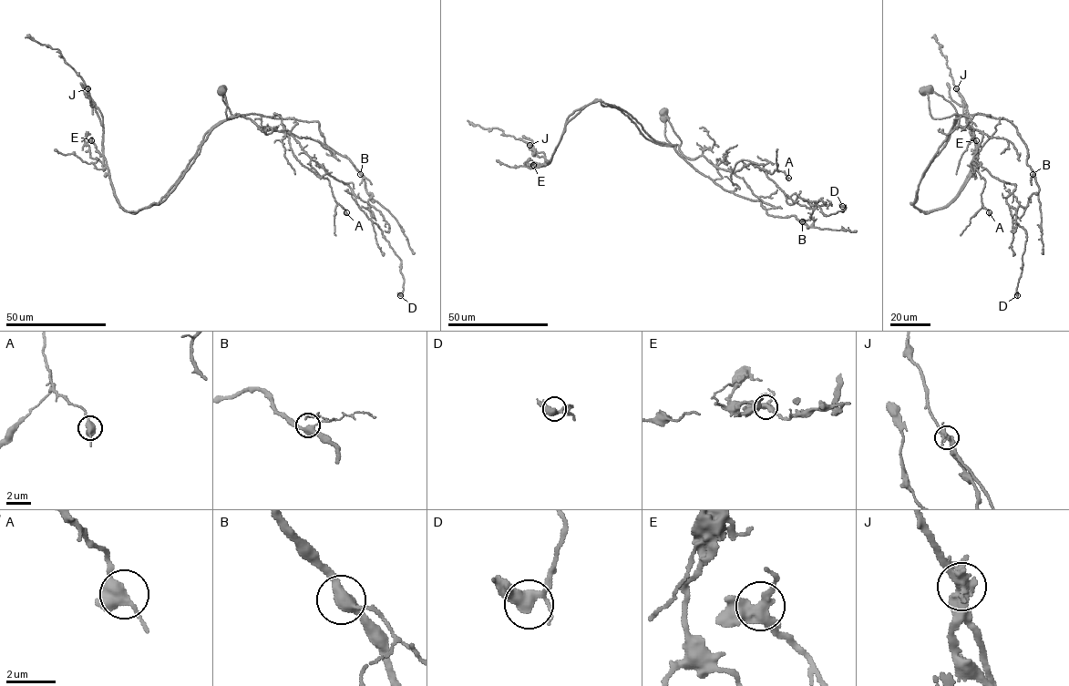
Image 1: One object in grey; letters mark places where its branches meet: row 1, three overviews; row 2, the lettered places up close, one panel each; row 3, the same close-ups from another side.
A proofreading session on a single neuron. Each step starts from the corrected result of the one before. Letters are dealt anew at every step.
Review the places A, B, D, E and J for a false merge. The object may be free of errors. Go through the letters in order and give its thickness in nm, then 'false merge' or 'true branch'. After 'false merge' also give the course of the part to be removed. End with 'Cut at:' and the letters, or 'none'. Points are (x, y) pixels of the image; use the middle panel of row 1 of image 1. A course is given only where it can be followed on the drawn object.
A: calibre 400 nm; true branch
B: calibre 360 nm; true branch
D: calibre 380 nm; true branch
E: calibre 380 nm; true branch
J: calibre 380 nm; false merge; course (529, 146), (545, 165), (567, 117), (599, 99), (686, 157), (754, 162), (790, 204), (825, 215), (839, 204)
Cut at: J

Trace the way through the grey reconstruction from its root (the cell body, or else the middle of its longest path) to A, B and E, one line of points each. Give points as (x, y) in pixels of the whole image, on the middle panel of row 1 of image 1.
A: (662, 113), (666, 138), (686, 157), (703, 156), (717, 168), (734, 171), (753, 162), (788, 178)
B: (662, 113), (666, 138), (699, 172), (726, 190), (760, 199), (768, 215), (794, 215), (802, 221)
E: (662, 113), (673, 147), (648, 140), (619, 109), (591, 103), (566, 124), (548, 162), (533, 165)

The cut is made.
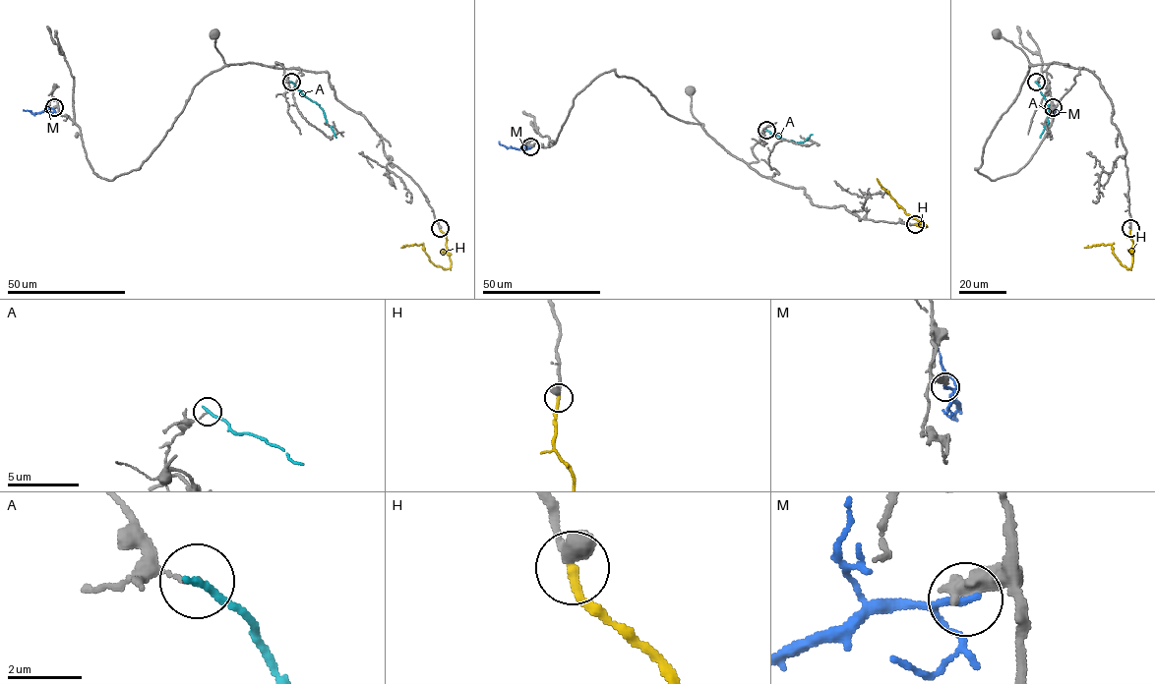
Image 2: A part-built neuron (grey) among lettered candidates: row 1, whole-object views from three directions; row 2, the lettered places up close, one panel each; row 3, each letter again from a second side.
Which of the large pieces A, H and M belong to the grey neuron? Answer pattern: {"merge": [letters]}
{"merge": ["H"]}

